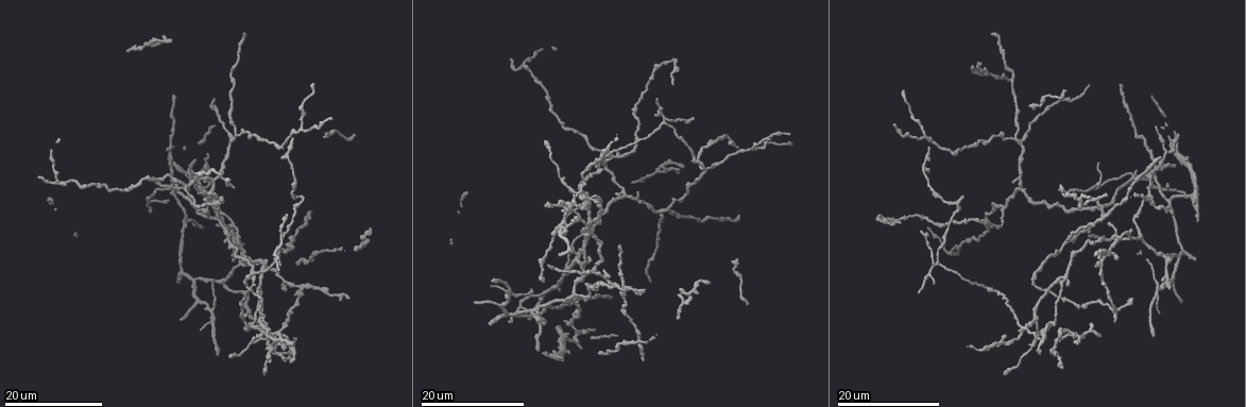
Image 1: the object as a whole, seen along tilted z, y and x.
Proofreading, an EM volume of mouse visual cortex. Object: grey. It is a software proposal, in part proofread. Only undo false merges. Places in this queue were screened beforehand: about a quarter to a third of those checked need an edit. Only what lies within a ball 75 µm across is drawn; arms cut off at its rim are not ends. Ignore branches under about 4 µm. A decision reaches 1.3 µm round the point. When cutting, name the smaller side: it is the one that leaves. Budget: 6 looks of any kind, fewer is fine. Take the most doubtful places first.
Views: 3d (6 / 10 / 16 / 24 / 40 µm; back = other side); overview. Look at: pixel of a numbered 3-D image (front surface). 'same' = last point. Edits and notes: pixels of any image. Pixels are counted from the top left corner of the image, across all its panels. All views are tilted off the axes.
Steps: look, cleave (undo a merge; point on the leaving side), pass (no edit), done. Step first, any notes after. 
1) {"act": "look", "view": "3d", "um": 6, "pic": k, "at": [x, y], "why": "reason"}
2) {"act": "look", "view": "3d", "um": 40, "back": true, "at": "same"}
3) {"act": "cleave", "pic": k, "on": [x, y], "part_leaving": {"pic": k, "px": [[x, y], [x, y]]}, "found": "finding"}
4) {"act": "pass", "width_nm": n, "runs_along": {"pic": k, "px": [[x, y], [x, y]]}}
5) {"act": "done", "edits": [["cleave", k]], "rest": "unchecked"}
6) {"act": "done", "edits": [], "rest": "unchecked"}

{"act": "look", "view": "3d", "um": 16, "pic": 1, "at": [170, 185], "why": "four arms meet"}

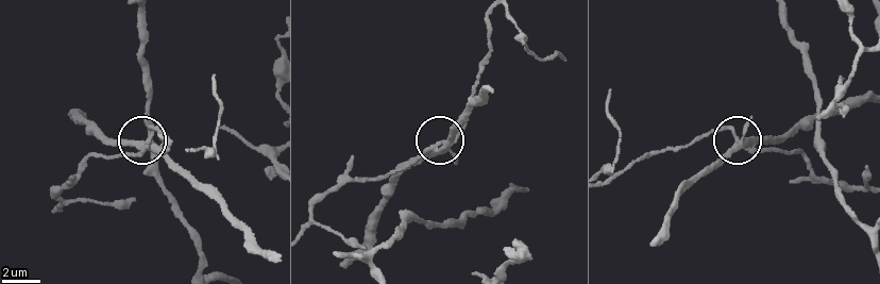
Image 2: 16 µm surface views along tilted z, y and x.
{"act": "look", "view": "3d", "um": 6, "pic": 2, "at": [146, 142]}

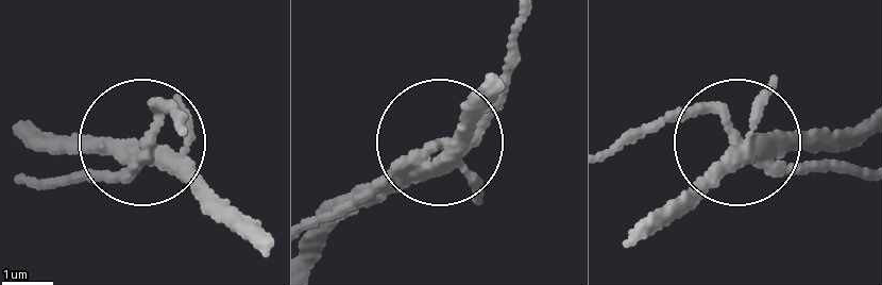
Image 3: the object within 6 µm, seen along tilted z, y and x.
{"act": "cleave", "pic": 3, "on": [486, 123], "arms": 4, "part_leaving": {"pic": 3, "px": [[423, 153], [482, 122], [522, 12]]}, "found": "two cells meet here"}

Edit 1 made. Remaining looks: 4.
{"act": "look", "view": "overview", "why": "see it whole again"}

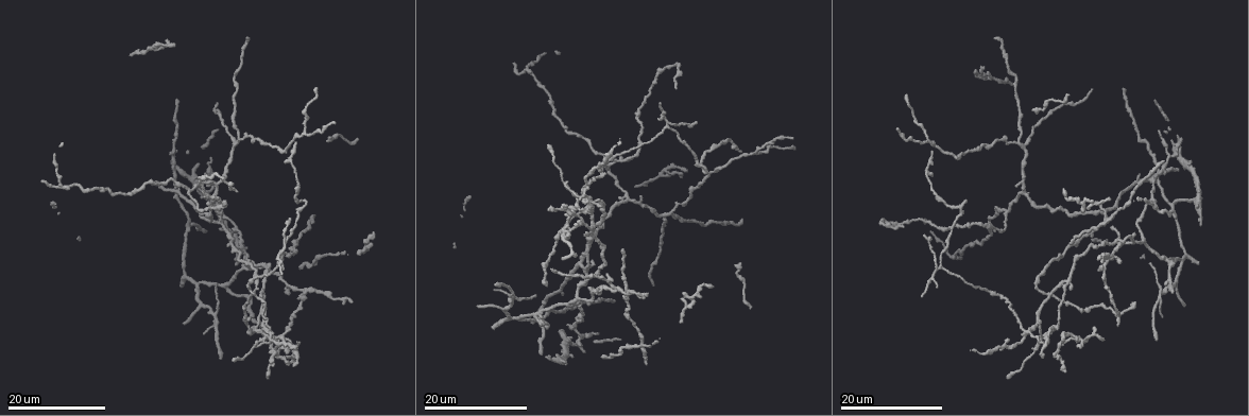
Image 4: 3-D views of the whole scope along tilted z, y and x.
{"act": "look", "view": "3d", "um": 16, "pic": 4, "at": [754, 152], "why": "three-way junction"}

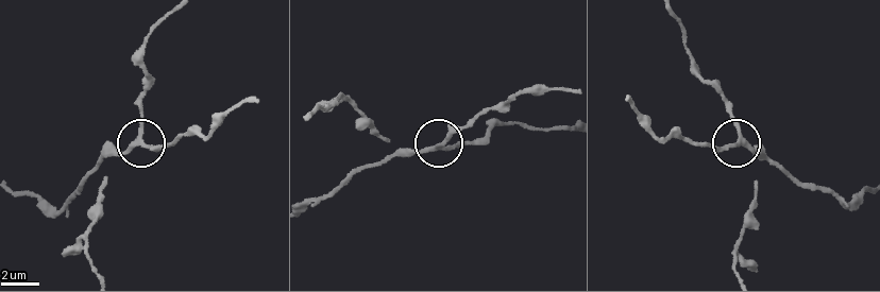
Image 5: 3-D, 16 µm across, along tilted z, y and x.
{"act": "look", "view": "3d", "um": 6, "pic": 5, "at": [146, 143], "why": "zoom in"}

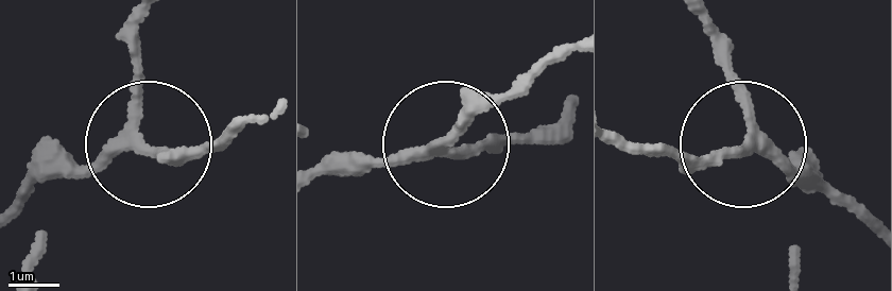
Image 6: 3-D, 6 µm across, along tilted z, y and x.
{"act": "pass", "arms": 3, "found": "one cell here"}

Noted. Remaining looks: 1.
{"act": "done", "edits": [["cleave", 3]], "rest": "unchecked"}

